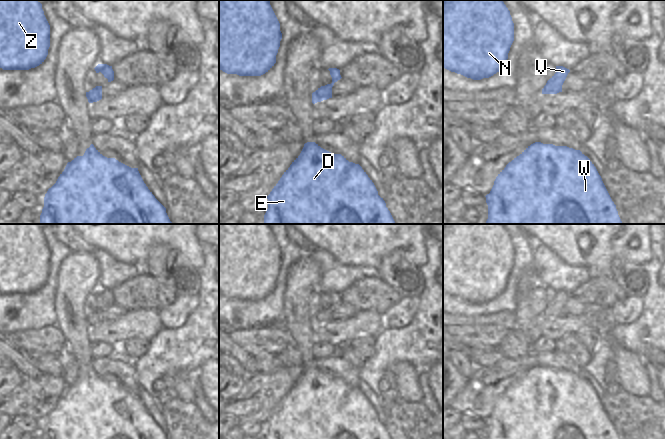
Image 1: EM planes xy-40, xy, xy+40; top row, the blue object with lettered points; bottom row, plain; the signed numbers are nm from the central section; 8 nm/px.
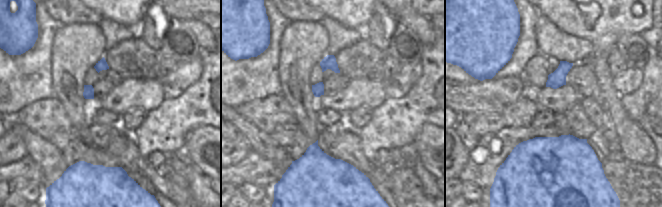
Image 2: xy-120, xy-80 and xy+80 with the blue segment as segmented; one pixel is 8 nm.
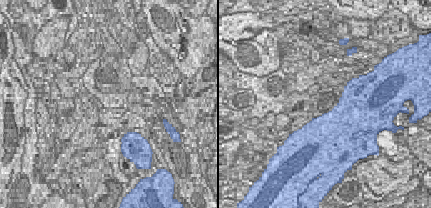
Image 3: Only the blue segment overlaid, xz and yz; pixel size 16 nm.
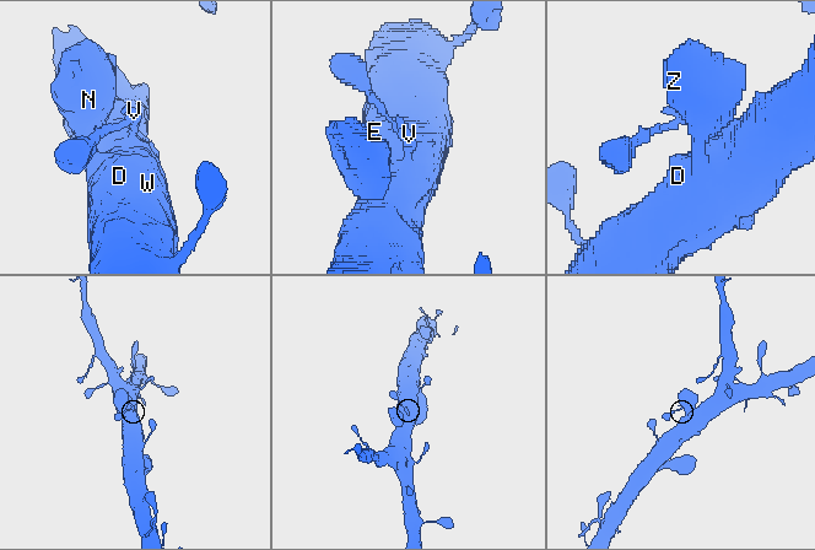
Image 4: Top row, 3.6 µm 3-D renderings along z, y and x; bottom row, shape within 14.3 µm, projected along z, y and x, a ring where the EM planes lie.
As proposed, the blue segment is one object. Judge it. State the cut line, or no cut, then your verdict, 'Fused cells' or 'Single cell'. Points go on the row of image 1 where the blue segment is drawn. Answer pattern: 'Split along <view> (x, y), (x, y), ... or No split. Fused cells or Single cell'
No split. Single cell.

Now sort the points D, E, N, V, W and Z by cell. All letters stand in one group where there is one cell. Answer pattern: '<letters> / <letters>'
D E N V W Z

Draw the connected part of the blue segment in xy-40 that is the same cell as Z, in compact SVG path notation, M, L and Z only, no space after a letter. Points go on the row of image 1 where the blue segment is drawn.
M0 0L0 68L29 70L42 64L50 47L50 25L38 0Z

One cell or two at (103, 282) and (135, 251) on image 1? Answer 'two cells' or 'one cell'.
two cells

